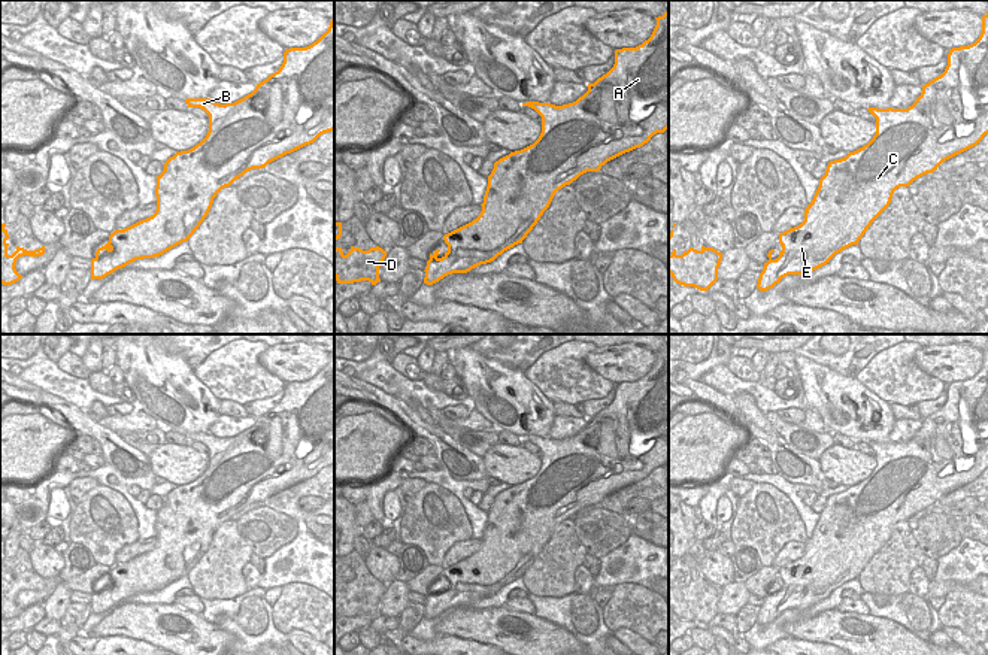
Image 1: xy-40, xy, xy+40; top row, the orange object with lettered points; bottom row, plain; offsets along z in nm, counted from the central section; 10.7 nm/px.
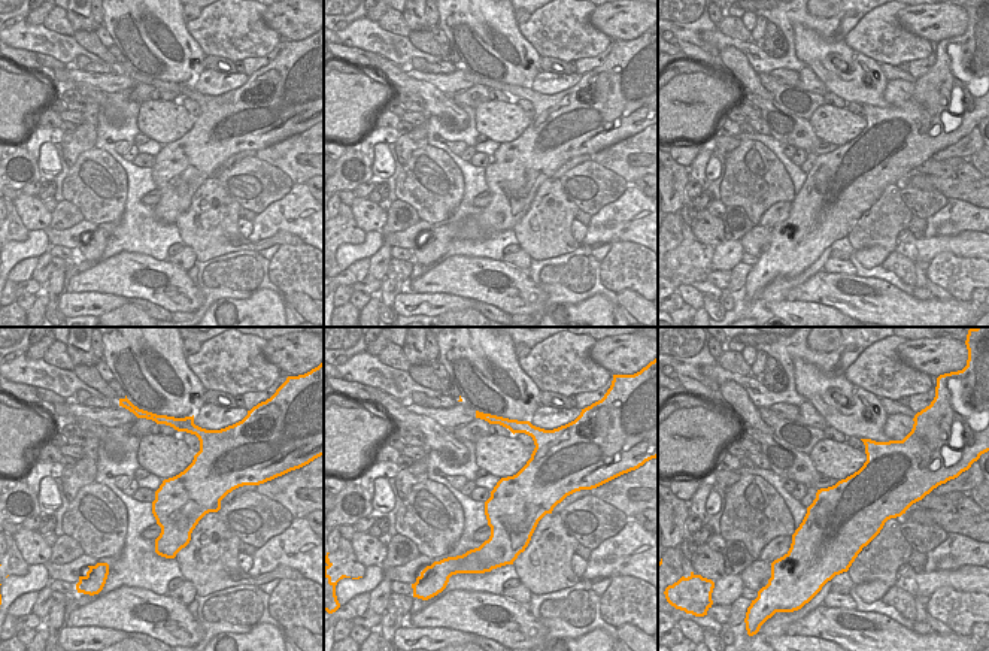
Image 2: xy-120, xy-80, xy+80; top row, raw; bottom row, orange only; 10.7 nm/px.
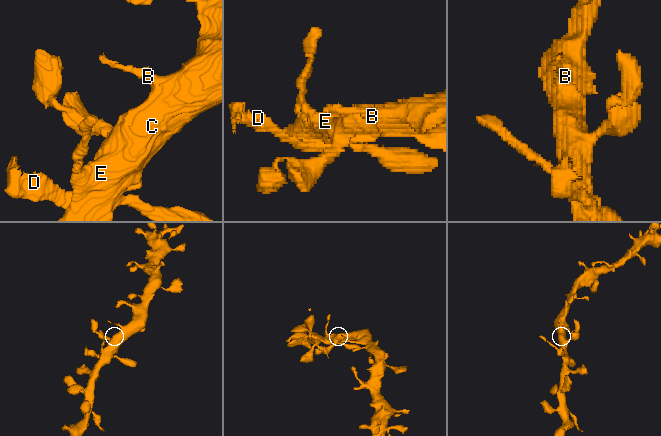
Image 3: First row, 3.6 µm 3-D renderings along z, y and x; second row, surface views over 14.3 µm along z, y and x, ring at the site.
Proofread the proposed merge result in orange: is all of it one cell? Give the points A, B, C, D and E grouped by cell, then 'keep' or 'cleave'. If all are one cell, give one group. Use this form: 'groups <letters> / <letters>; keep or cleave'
groups A B C D E; keep

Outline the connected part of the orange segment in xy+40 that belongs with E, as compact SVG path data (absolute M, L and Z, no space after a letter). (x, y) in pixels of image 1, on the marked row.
M988 10L982 16L979 39L969 46L949 49L945 72L922 85L922 93L912 106L867 110L876 118L876 134L863 148L828 163L812 203L804 209L804 221L779 234L782 251L776 260L772 258L775 249L769 251L770 260L764 263L757 283L760 291L773 288L788 275L809 275L830 263L836 254L858 245L872 222L889 206L897 188L909 187L918 178L933 173L943 161L976 146L988 134Z

